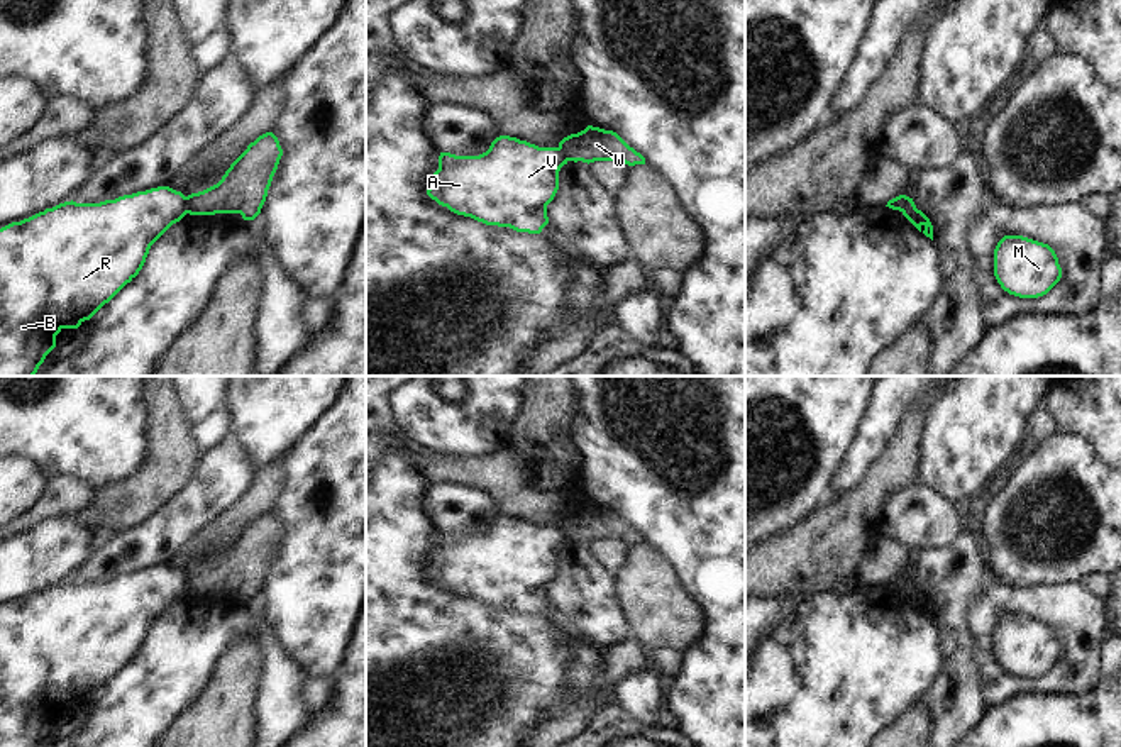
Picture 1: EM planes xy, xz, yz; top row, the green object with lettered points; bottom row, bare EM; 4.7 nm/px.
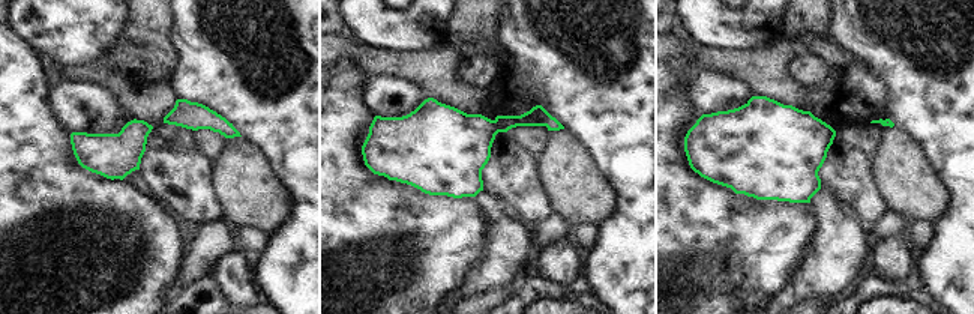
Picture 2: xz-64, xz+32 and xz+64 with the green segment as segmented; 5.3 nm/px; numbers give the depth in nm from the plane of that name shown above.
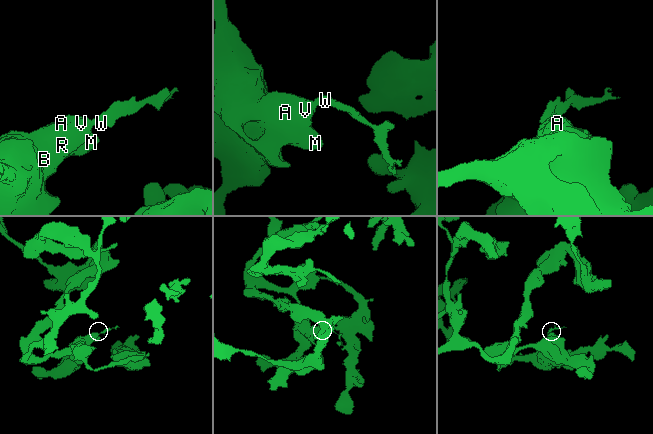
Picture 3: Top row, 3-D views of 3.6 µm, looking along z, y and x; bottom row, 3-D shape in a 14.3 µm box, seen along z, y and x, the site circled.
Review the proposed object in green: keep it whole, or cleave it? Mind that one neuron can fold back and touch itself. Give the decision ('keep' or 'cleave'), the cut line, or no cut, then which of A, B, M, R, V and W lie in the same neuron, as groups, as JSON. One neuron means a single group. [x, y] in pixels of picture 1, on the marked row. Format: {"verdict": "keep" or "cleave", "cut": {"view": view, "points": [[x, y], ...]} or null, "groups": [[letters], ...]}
{"verdict": "cleave", "cut": {"view": "xy", "points": [[183, 197], [187, 212]]}, "groups": [["A", "B", "M", "R", "V"], ["W"]]}

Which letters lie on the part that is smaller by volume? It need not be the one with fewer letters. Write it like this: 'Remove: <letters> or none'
Remove: W

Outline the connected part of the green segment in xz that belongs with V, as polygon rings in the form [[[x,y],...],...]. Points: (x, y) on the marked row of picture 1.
[[[500,136],[479,156],[440,152],[427,195],[486,225],[540,234],[564,164],[559,147]]]

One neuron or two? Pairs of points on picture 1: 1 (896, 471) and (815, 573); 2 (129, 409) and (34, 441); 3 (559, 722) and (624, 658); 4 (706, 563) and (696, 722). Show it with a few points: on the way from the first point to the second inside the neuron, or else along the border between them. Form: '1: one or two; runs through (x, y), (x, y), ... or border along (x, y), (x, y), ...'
1: one; runs through (871, 497), (823, 547)
2: one; runs through (105, 414), (61, 414), (58, 417)
3: one; runs through (578, 717), (603, 690), (610, 676)
4: one; runs through (720, 602), (720, 683)

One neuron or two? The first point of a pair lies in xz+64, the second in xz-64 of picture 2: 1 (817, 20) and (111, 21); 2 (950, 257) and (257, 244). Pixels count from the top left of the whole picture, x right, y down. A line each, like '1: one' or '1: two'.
1: two
2: two

